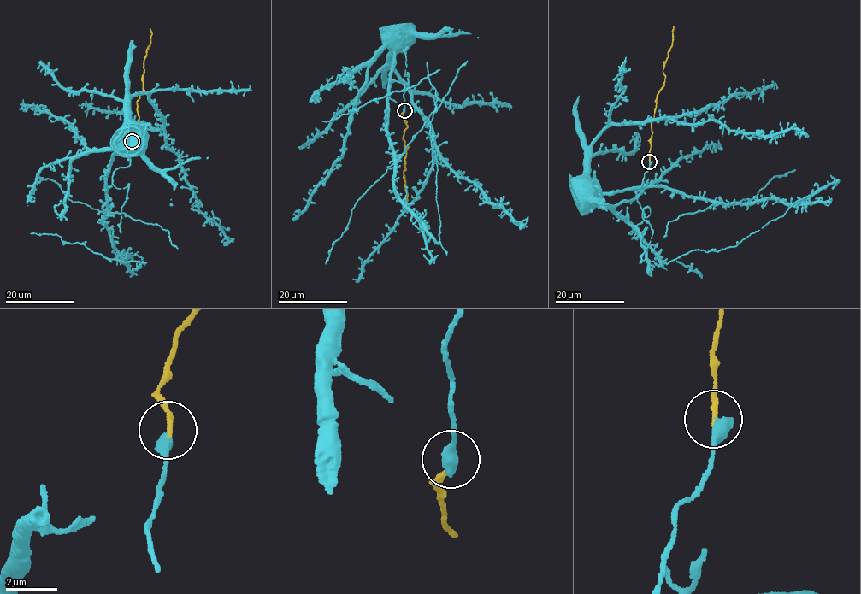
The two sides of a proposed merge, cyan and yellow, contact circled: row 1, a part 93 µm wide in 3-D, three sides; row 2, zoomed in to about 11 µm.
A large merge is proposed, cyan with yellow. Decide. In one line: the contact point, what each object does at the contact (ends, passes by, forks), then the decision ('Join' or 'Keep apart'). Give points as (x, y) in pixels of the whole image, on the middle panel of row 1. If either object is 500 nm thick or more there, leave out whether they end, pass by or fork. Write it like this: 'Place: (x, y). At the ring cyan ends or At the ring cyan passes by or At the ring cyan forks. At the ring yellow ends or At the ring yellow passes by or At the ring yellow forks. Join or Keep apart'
Place: (404, 110). Join

